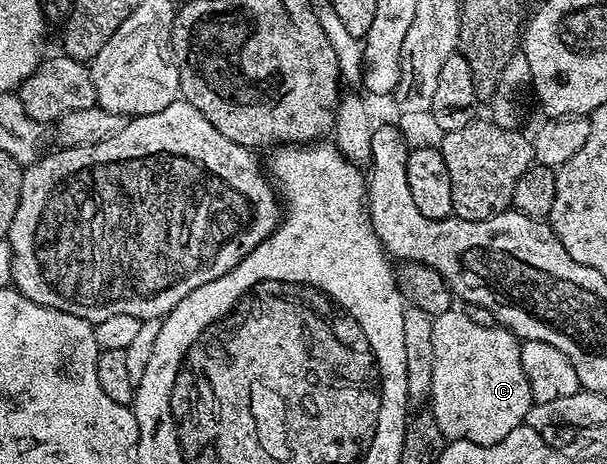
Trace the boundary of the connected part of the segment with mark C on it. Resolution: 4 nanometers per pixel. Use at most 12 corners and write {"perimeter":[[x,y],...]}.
{"perimeter":[[463,311],[432,320],[429,411],[496,445],[533,404],[520,338]]}

